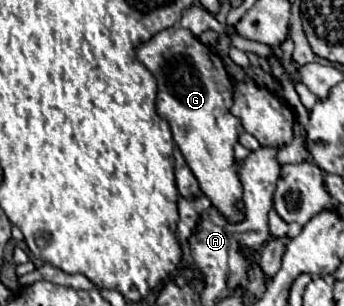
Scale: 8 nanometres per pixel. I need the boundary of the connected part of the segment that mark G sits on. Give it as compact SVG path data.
M171 27L151 37L149 43L143 43L137 49L137 57L159 83L157 113L169 121L173 139L189 169L197 177L203 195L229 223L241 223L245 219L241 201L243 185L239 177L239 163L233 155L233 147L241 133L241 121L229 111L233 83L219 55L191 35L191 31Z

